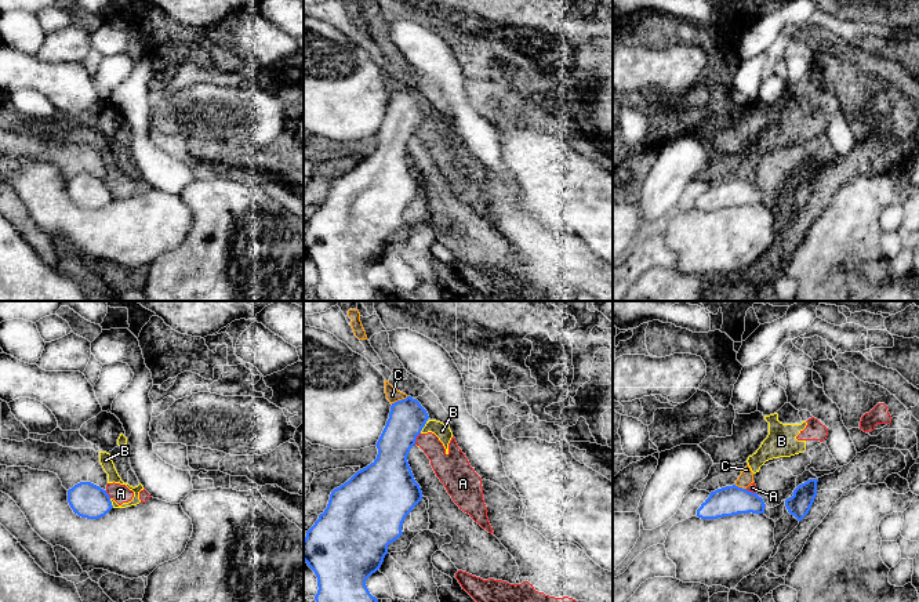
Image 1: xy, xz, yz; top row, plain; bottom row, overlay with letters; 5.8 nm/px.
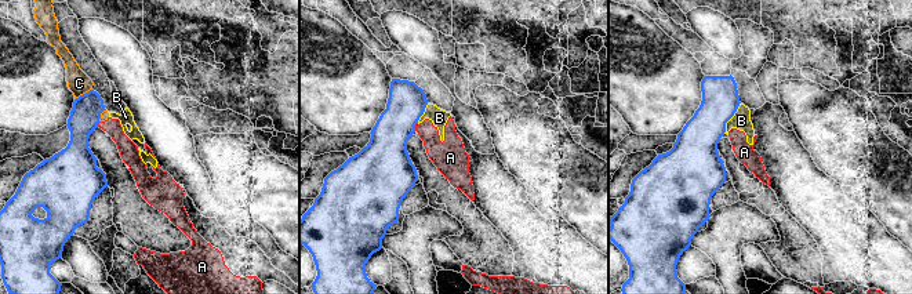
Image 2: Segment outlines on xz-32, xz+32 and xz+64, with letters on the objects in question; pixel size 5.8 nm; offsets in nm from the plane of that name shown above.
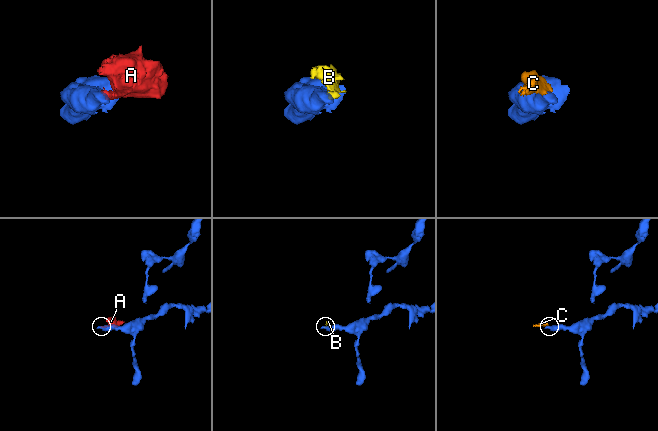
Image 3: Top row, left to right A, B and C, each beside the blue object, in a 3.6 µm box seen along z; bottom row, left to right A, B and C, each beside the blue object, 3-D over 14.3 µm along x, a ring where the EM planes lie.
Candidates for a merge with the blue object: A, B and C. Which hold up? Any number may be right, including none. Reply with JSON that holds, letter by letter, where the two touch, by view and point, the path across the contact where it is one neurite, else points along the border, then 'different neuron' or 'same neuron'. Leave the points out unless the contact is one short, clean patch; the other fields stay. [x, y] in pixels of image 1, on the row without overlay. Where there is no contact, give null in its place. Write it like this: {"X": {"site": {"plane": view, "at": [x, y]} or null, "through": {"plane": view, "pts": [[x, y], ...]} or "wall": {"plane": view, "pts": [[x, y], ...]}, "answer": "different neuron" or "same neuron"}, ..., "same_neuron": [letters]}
{"A": {"site": {"plane": "xz", "at": [416, 129]}, "wall": {"plane": "xz", "pts": [[420, 123], [414, 134]]}, "answer": "different neuron"}, "B": {"site": {"plane": "xz", "at": [424, 116]}, "wall": {"plane": "xz", "pts": [[427, 111], [420, 123]]}, "answer": "different neuron"}, "C": {"site": {"plane": "xz", "at": [399, 91]}, "wall": {"plane": "xz", "pts": [[407, 87], [391, 94]]}, "answer": "different neuron"}, "same_neuron": []}

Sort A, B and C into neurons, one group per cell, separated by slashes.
A B C

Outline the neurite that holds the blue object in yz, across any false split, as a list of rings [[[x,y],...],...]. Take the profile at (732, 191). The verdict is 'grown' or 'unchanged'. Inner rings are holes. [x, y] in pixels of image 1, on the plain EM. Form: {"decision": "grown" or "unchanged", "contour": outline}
{"decision": "unchanged", "contour": [[[735,175],[711,182],[709,188],[697,200],[701,210],[718,210],[738,204],[764,204],[764,192],[758,184]]]}

